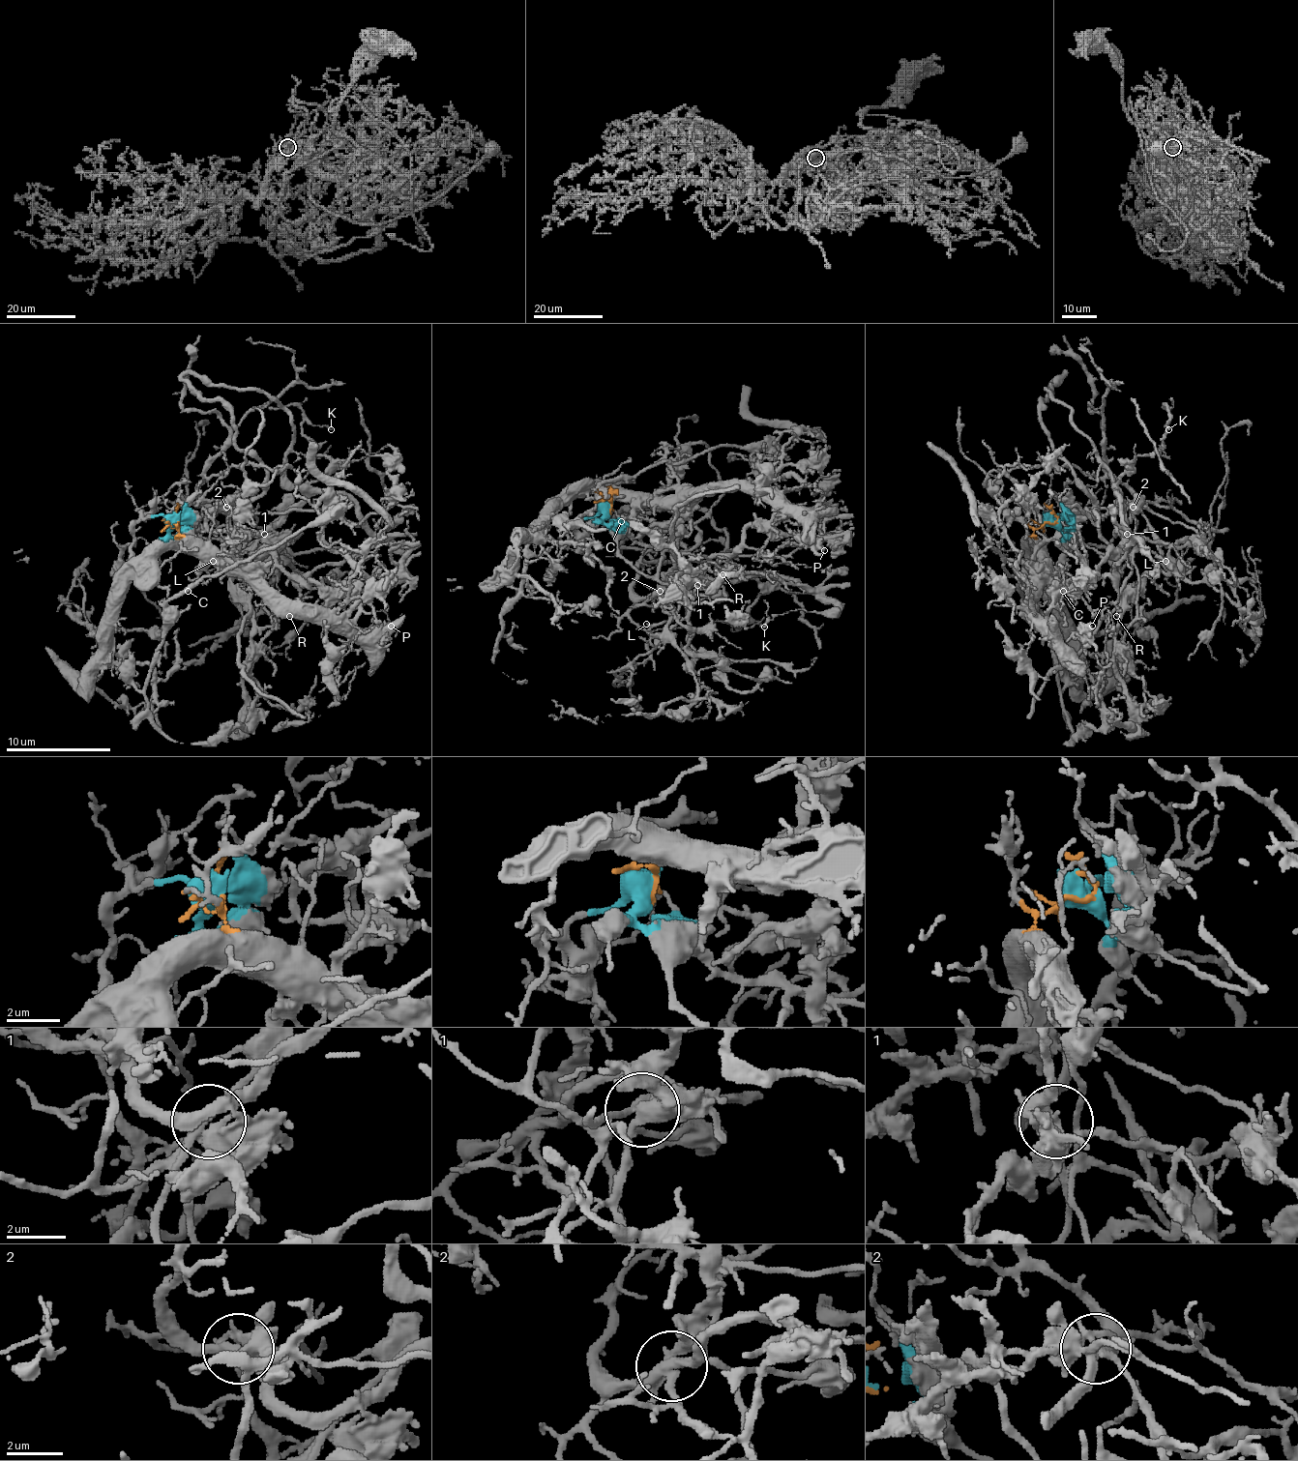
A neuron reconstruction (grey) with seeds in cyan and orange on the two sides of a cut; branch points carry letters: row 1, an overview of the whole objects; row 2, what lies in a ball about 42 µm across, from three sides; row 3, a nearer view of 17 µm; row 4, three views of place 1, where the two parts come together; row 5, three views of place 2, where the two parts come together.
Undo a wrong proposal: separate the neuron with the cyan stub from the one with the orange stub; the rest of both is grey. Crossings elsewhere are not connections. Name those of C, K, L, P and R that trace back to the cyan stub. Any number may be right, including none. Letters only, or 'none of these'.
K

